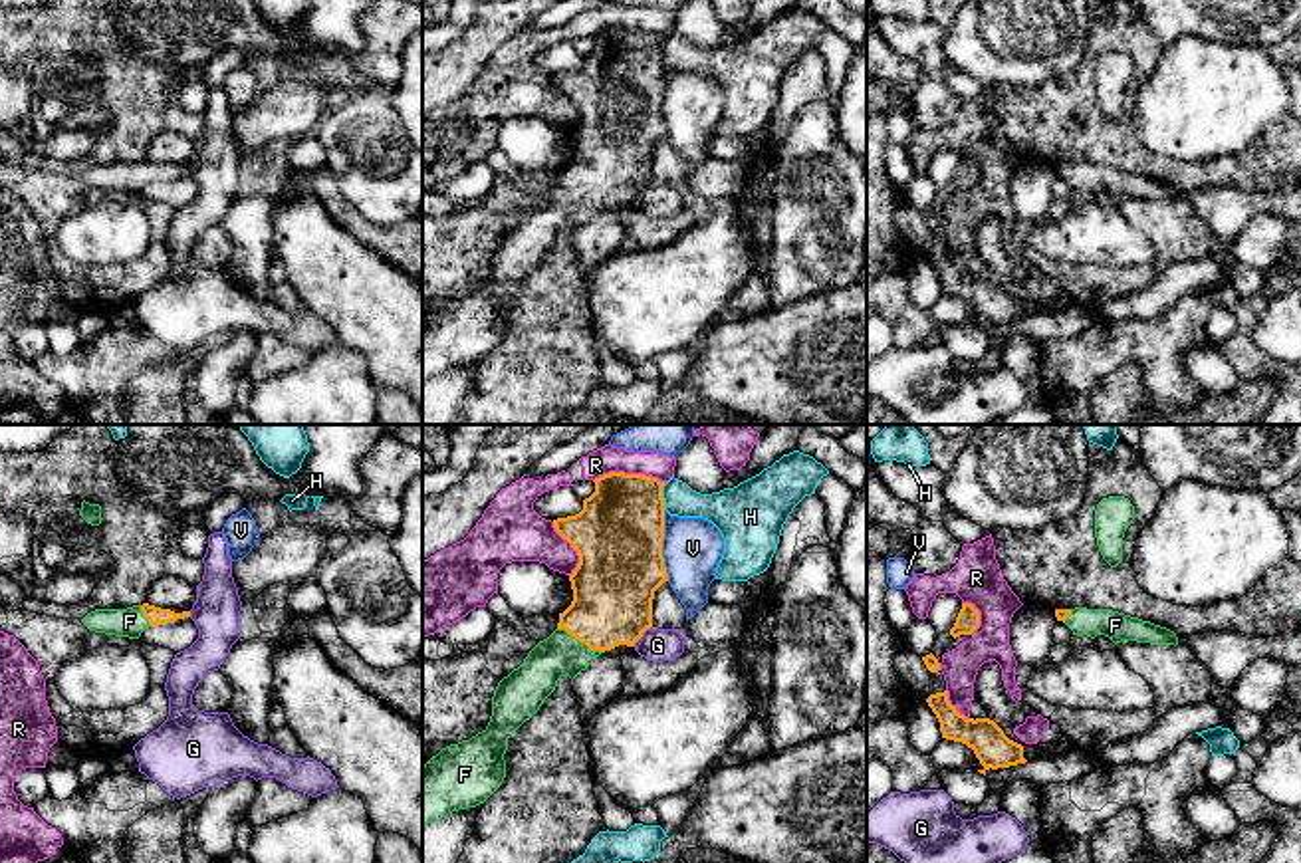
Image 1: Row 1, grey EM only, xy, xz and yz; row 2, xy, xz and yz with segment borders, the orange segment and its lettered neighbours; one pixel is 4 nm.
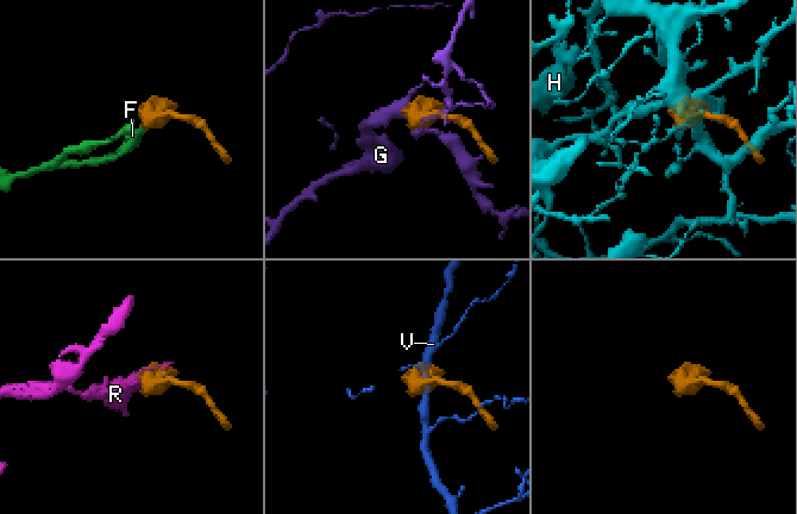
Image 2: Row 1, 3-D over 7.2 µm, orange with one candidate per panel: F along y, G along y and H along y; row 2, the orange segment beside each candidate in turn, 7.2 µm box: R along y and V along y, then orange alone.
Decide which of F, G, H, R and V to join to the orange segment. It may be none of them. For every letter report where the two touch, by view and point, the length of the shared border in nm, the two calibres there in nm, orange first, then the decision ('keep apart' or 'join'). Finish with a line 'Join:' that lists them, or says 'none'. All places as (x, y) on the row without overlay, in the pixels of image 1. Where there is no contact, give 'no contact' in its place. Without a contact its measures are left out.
F: meets orange in xz at (580, 195); contact 200 nm long; 340 nm thick on the orange side, 180 nm on the other; join
G: meets orange in xz at (641, 191); contact 120 nm long; 340 nm thick on the orange side, 140 nm on the other; keep apart
H: meets orange in xz at (661, 52); contact 110 nm long; 360 nm thick on the orange side, 140 nm on the other; keep apart
R: meets orange in xz at (629, 30); contact 280 nm long; 360 nm thick on the orange side, 110 nm on the other; keep apart
V: meets orange in xz at (661, 102); contact 280 nm long; 360 nm thick on the orange side, 240 nm on the other; keep apart
Join: F

